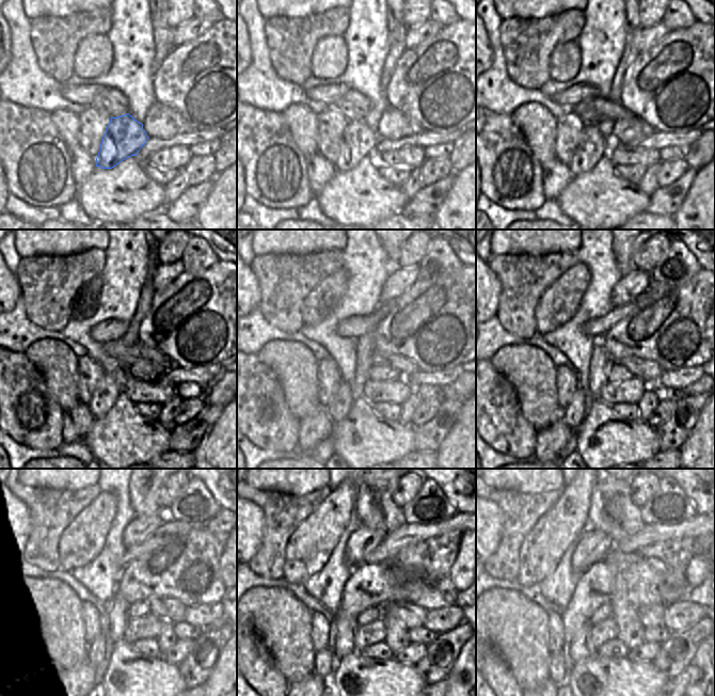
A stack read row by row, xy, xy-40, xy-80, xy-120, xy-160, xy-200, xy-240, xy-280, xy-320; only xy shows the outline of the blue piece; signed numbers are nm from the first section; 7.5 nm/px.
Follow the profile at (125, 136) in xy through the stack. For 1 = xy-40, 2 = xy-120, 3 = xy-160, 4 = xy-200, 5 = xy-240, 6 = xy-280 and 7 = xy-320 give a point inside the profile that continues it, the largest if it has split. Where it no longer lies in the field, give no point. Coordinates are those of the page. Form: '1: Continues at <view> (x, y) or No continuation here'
1: Continues at xy-40 (359, 141)
2: Continues at xy-120 (107, 392)
3: Continues at xy-160 (342, 401)
4: Continues at xy-200 (574, 414)
5: Continues at xy-240 (94, 655)
6: Continues at xy-280 (324, 662)
7: Continues at xy-320 (556, 666).

